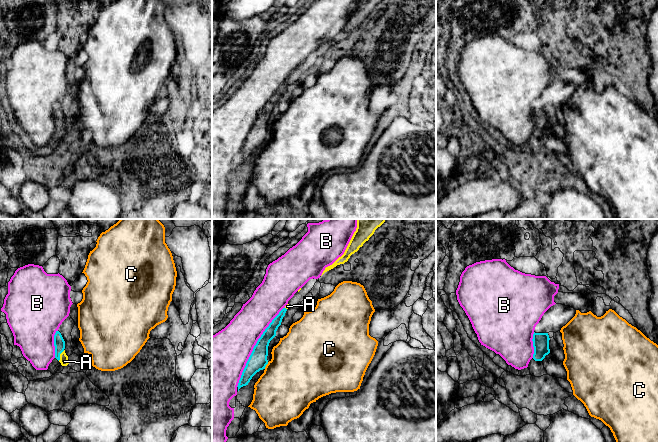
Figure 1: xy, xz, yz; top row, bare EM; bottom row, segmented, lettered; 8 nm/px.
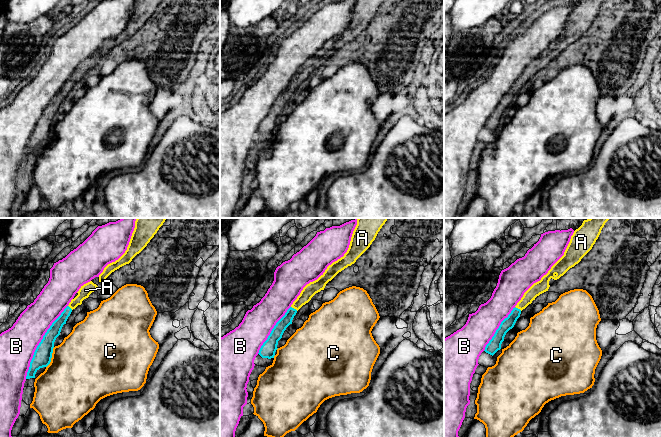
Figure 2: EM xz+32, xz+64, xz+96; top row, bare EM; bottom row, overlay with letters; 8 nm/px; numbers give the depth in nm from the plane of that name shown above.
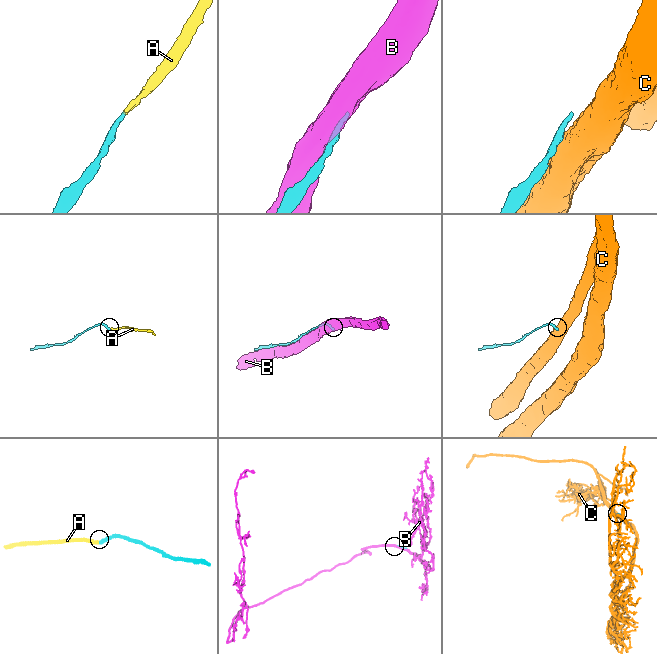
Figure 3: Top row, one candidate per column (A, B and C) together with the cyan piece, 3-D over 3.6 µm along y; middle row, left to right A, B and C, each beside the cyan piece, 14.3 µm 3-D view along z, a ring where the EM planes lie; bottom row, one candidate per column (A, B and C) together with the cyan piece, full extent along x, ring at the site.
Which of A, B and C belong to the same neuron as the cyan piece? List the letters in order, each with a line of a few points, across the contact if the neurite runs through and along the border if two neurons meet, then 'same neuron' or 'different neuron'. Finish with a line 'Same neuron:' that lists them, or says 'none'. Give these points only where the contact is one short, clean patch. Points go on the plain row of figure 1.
A: line xy (59, 119), (59, 131), (64, 137); same neuron
B: different neuron
C: line xz (268, 138), (264, 144); different neuron
Same neuron: A

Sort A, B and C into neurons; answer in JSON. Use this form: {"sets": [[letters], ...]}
{"sets": [["A"], ["B"], ["C"]]}

